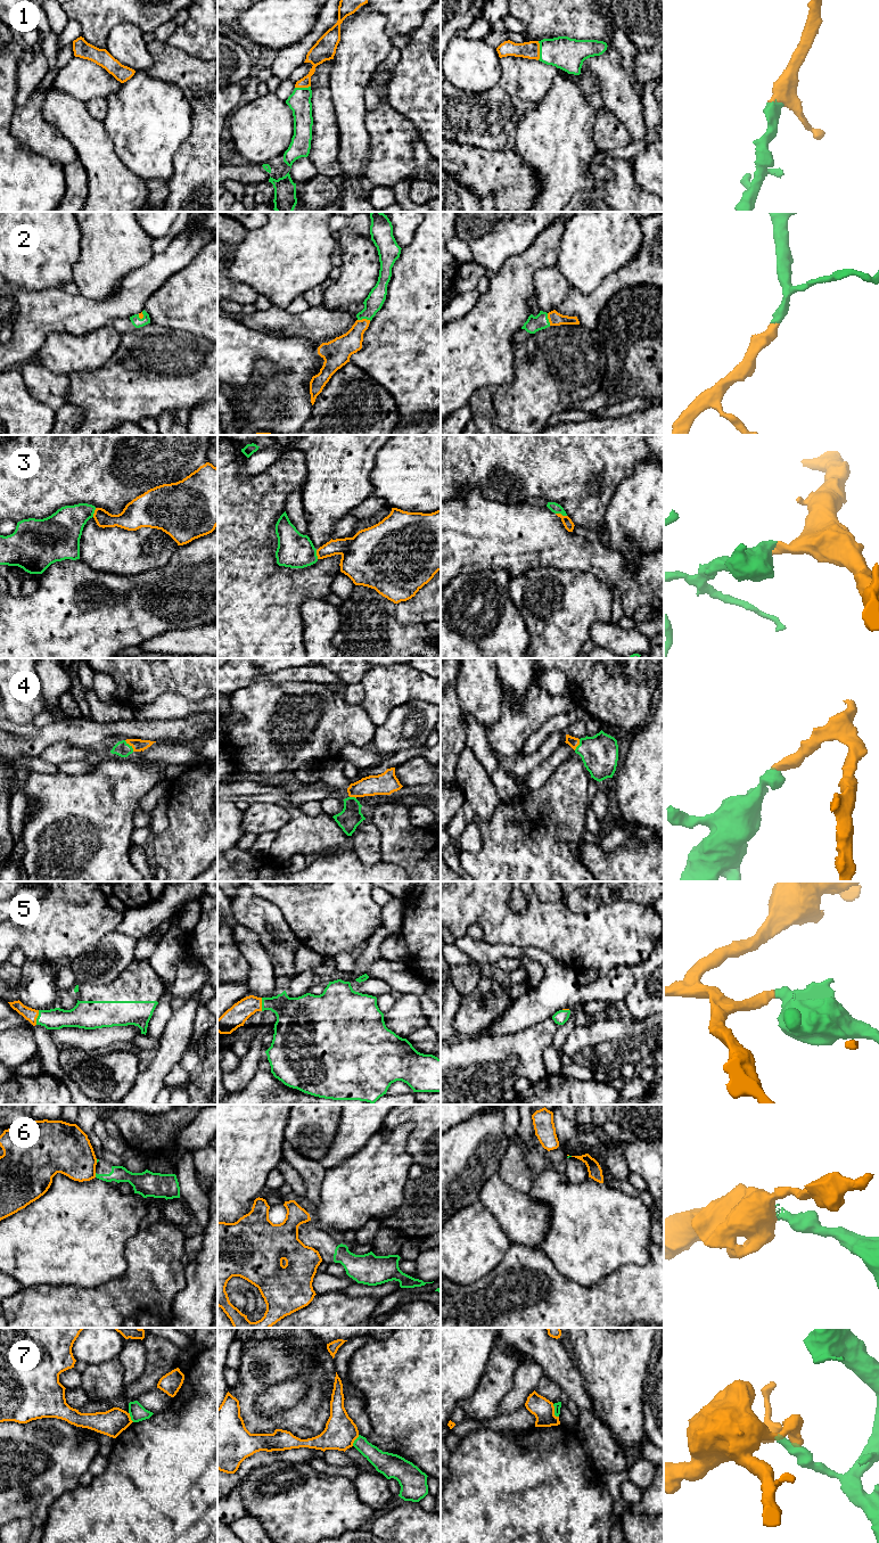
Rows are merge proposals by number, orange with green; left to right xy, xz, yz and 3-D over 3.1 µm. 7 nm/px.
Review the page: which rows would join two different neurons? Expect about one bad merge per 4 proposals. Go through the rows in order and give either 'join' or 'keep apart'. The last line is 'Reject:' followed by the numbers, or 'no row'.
1: join
2: join
3: join
4: join
5: join
6: keep apart
7: keep apart
Reject: 6, 7

